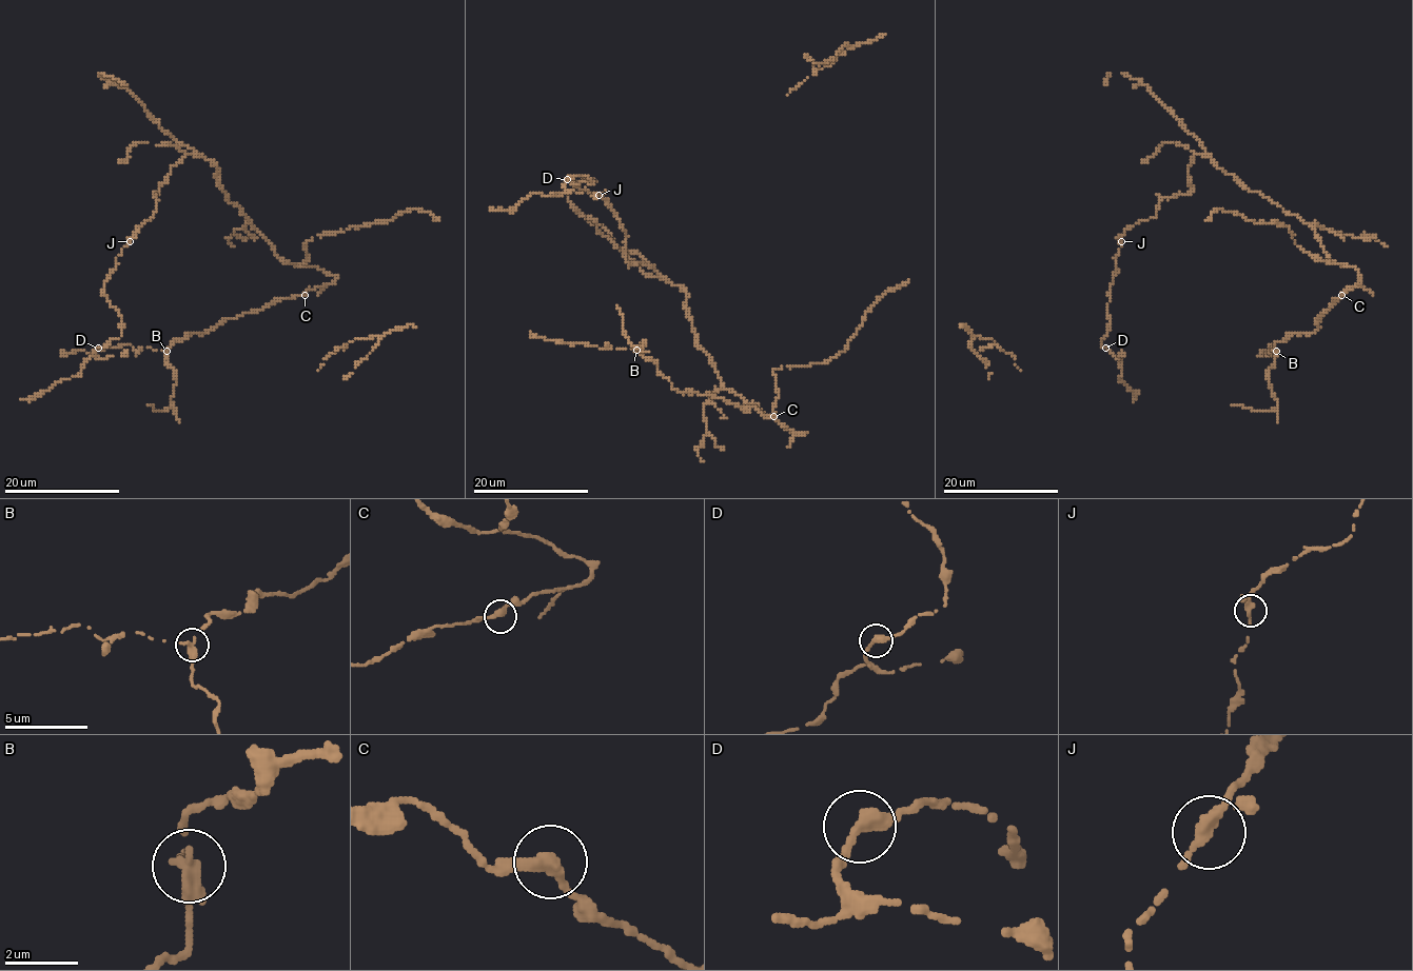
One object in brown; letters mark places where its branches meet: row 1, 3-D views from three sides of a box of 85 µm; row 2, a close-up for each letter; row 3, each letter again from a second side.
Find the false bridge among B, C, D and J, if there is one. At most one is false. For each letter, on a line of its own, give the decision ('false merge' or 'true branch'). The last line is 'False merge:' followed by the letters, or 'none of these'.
B: false merge
C: true branch
D: true branch
J: true branch
False merge: B

